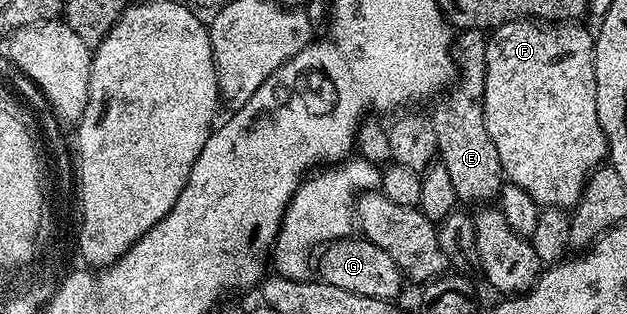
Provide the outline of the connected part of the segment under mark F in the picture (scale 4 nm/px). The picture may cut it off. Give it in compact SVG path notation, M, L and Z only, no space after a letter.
M528 18L518 19L512 23L506 23L500 27L494 28L490 32L487 41L487 56L485 57L485 129L489 129L489 137L493 137L493 145L497 145L497 157L501 157L501 169L503 170L506 182L515 185L521 185L521 189L525 189L525 193L529 193L529 197L533 197L533 201L537 201L540 208L545 207L562 207L564 209L574 208L575 204L579 202L581 193L587 184L587 178L596 167L600 166L608 158L609 152L607 150L607 134L601 129L601 121L597 117L597 73L595 72L595 35L592 32L587 32L585 28L578 27L575 21L564 21L554 25L548 25L542 21L532 21Z

